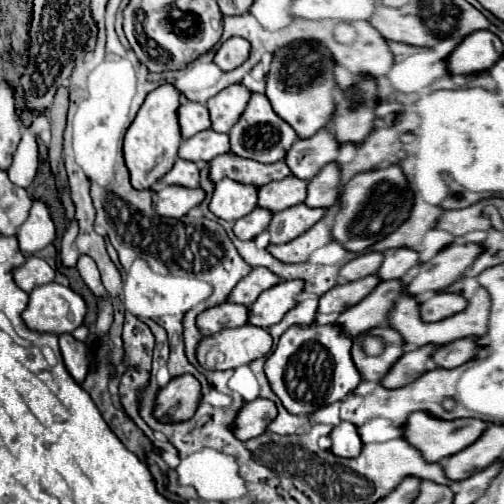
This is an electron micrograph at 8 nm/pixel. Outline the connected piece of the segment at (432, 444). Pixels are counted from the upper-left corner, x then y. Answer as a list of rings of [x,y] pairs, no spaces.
[[[413,412],[405,426],[403,426],[403,438],[421,452],[421,456],[425,458],[425,462],[441,462],[443,458],[447,456],[453,456],[461,450],[465,450],[467,446],[471,446],[481,434],[483,430],[487,428],[487,424],[483,420],[451,420],[451,422],[445,422],[445,420],[437,420],[437,418],[431,418],[429,414],[425,412]]]

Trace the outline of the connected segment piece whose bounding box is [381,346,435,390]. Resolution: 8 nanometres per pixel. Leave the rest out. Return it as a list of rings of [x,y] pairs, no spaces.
[[[421,346],[413,352],[405,352],[381,380],[383,388],[401,388],[417,380],[427,370],[427,360],[431,358],[435,346]]]

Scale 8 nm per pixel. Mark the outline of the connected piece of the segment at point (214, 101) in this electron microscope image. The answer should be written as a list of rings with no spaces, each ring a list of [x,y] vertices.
[[[233,84],[225,90],[221,90],[217,96],[213,96],[207,102],[209,108],[209,118],[211,118],[211,128],[217,132],[227,134],[231,126],[237,122],[237,118],[243,114],[247,102],[249,102],[249,92],[243,84]]]

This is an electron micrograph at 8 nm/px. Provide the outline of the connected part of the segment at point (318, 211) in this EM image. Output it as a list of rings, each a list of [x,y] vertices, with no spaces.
[[[297,204],[297,206],[291,206],[289,210],[275,212],[267,230],[269,242],[287,244],[299,238],[301,234],[305,234],[305,230],[309,230],[315,222],[319,222],[323,214],[325,214],[323,208],[309,208],[305,204]]]

